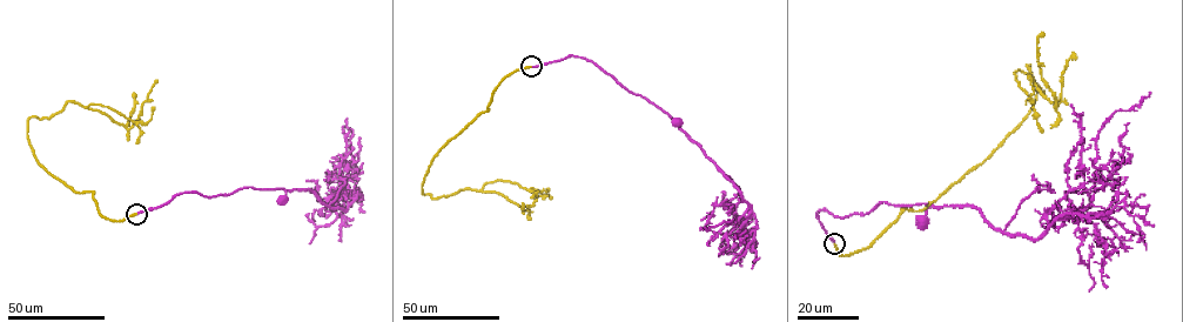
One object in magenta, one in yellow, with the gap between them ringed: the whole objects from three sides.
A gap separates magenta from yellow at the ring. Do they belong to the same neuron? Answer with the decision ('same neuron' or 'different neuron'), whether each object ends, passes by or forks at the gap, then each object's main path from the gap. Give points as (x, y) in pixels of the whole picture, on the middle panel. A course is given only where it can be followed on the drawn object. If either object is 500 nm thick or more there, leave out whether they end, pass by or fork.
same neuron | magenta ends | yellow ends | magenta via (531, 66), (571, 55), (584, 58), (665, 112), (679, 127), (677, 121) | yellow via (530, 66), (508, 74), (488, 111), (439, 151), (422, 193), (498, 193), (521, 207), (552, 199)

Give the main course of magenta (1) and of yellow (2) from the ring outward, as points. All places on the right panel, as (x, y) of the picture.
1: (834, 243), (817, 214), (820, 209), (845, 217), (865, 214), (884, 202), (895, 206), (928, 203), (921, 221)
2: (834, 243), (865, 249), (981, 162), (1043, 93), (1028, 66), (1056, 111), (1043, 33)

